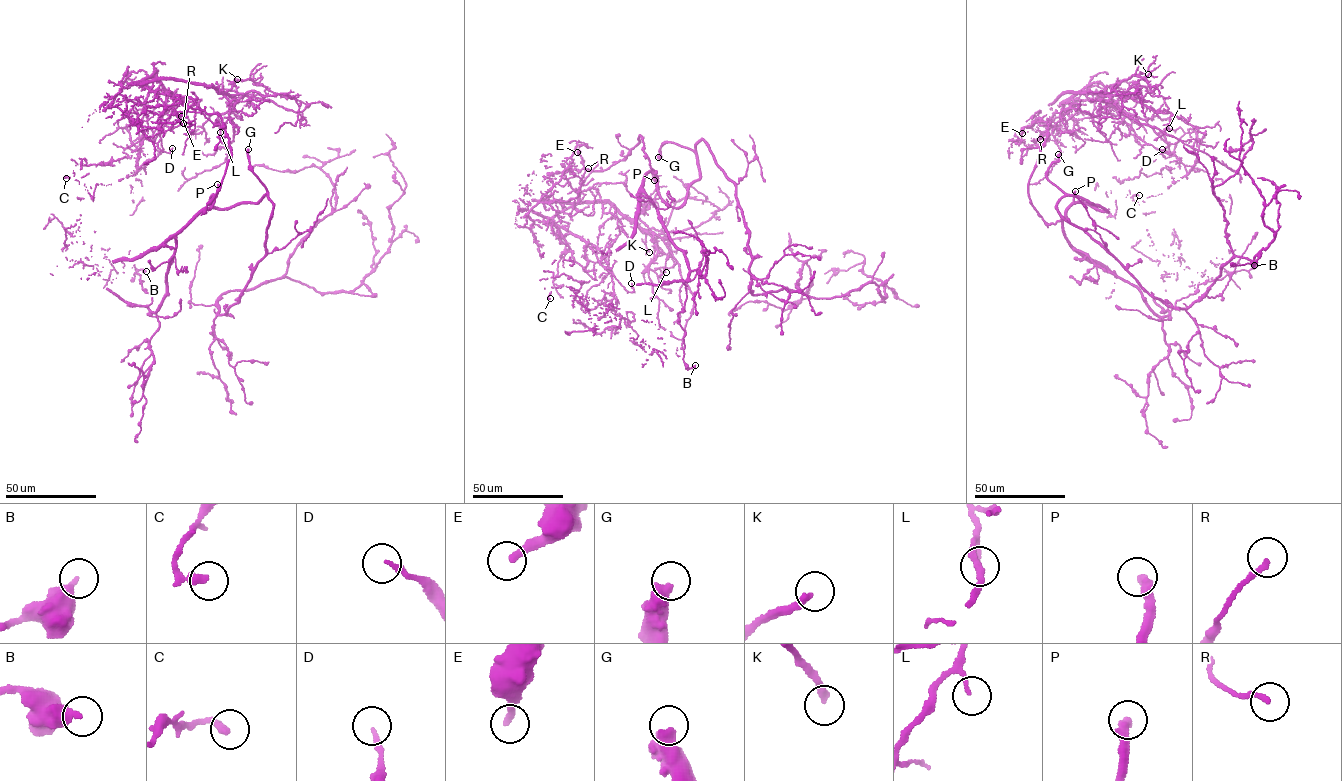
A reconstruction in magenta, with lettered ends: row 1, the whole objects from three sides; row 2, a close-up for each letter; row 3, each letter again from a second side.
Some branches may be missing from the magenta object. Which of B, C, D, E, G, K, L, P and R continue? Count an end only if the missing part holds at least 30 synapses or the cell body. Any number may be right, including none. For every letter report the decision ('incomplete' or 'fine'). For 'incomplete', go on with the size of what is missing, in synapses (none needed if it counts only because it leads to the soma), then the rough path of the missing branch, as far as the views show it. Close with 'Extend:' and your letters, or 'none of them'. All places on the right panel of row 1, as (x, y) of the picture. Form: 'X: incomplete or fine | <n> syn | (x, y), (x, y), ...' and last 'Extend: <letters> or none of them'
B: fine
C: fine
D: fine
E: incomplete | 40 syn | (1022, 133), (1006, 152), (1003, 168), (995, 177), (1014, 228)
G: incomplete | 750 syn | (1058, 154), (1054, 148), (1068, 118), (1112, 80), (1167, 66), (1198, 72), (1214, 83), (1218, 101), (1229, 107)
K: incomplete | 35 syn | (1148, 74), (1158, 70), (1172, 78), (1179, 76), (1174, 75), (1167, 85)
L: fine
P: incomplete | 250 syn | (1075, 191), (1075, 171), (1083, 155), (1094, 141), (1110, 134), (1126, 144), (1150, 166), (1168, 162), (1169, 166)
R: fine
Extend: E, G, K, P

